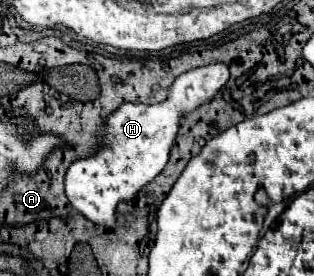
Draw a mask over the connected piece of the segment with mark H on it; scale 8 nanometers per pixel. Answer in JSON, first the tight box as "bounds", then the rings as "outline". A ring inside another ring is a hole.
{"bounds":[65,64,229,230],"outline":[[[209,64],[193,68],[175,78],[169,88],[169,96],[159,104],[123,104],[115,110],[107,122],[103,136],[103,148],[97,156],[87,160],[75,160],[65,176],[65,194],[71,206],[83,214],[89,222],[115,230],[117,224],[117,204],[133,200],[143,186],[155,180],[169,162],[169,152],[175,144],[175,136],[181,128],[181,120],[207,104],[219,88],[229,80],[229,70],[225,64]]]}

